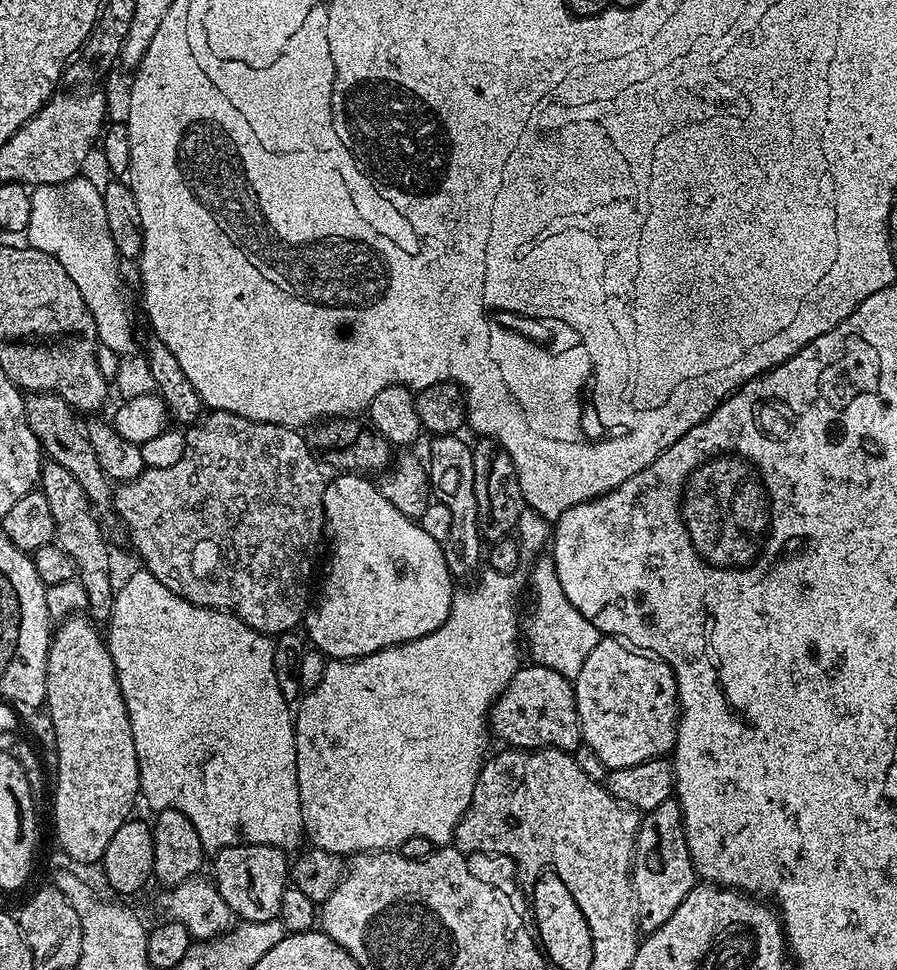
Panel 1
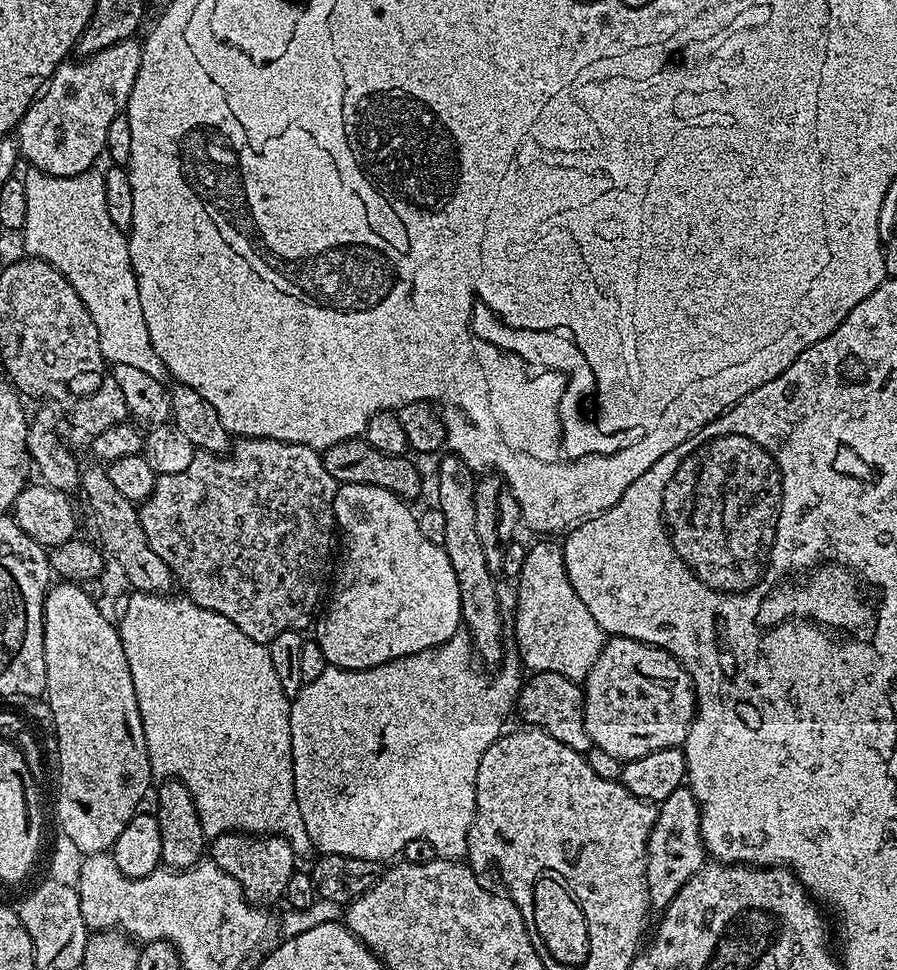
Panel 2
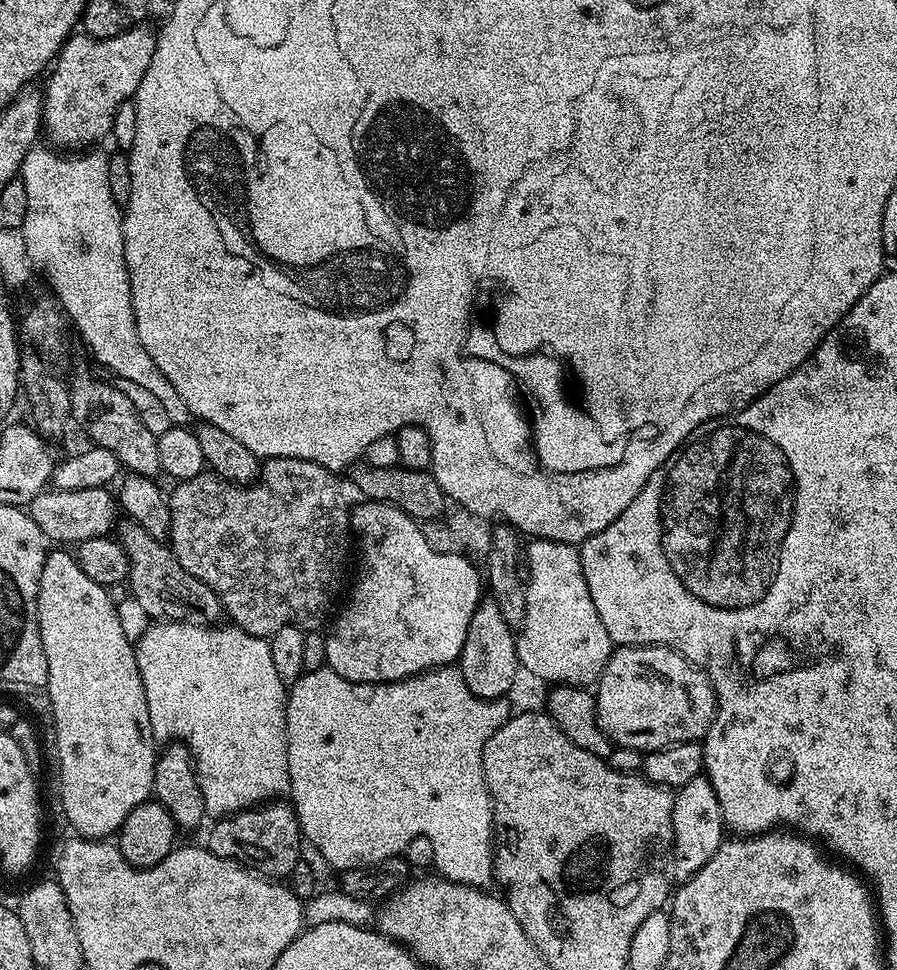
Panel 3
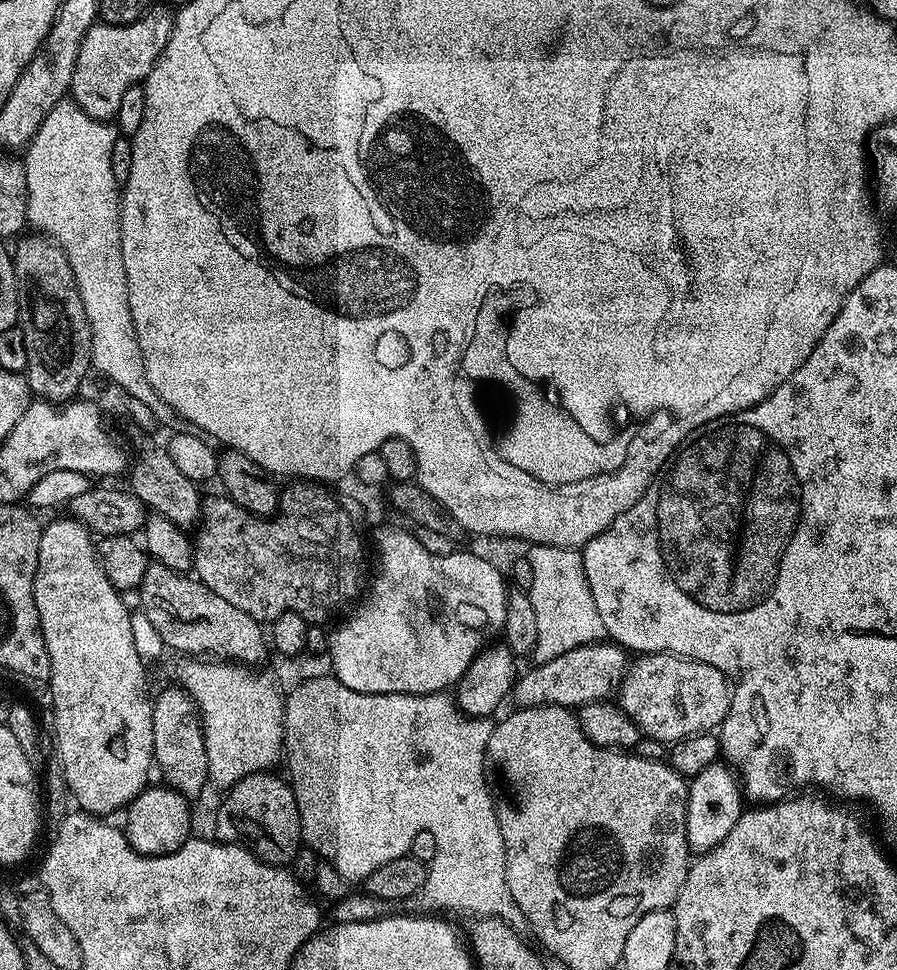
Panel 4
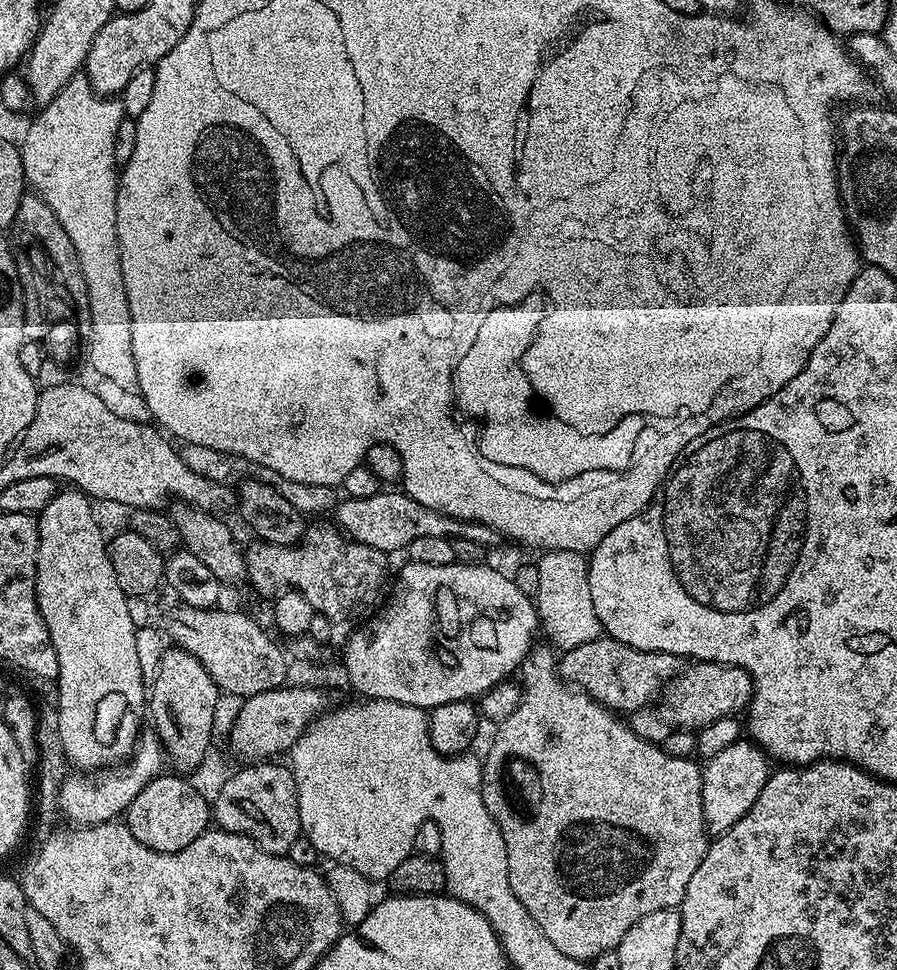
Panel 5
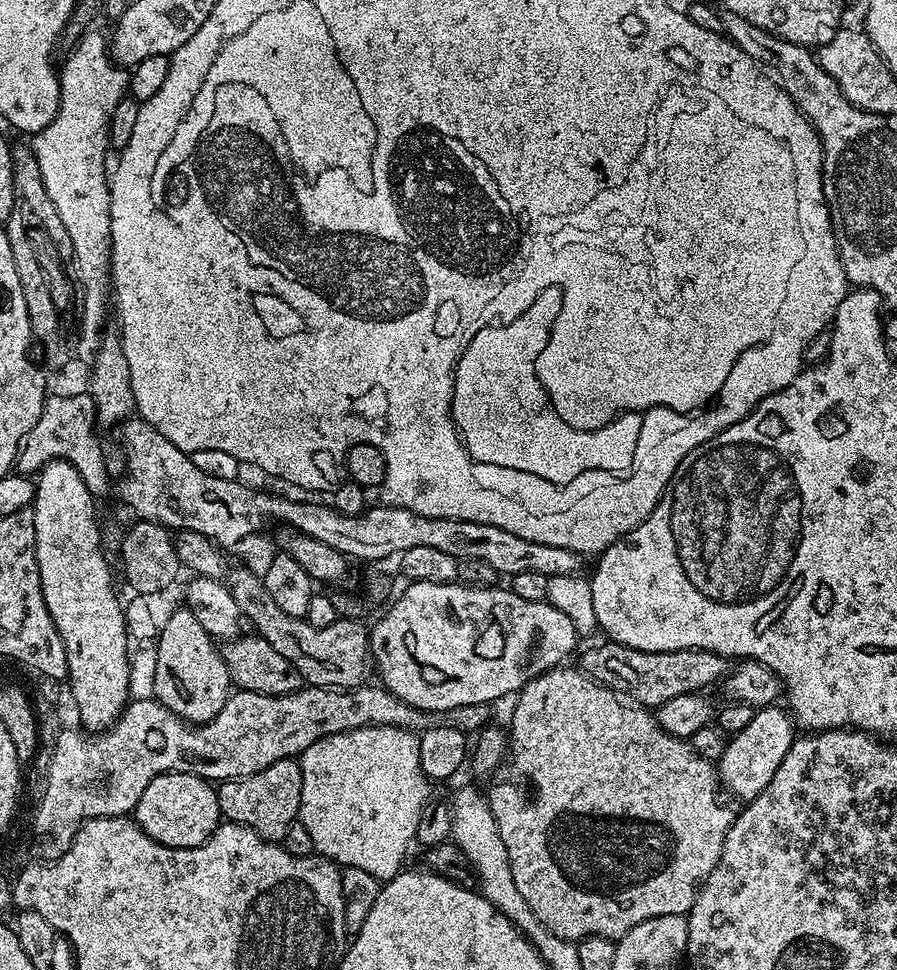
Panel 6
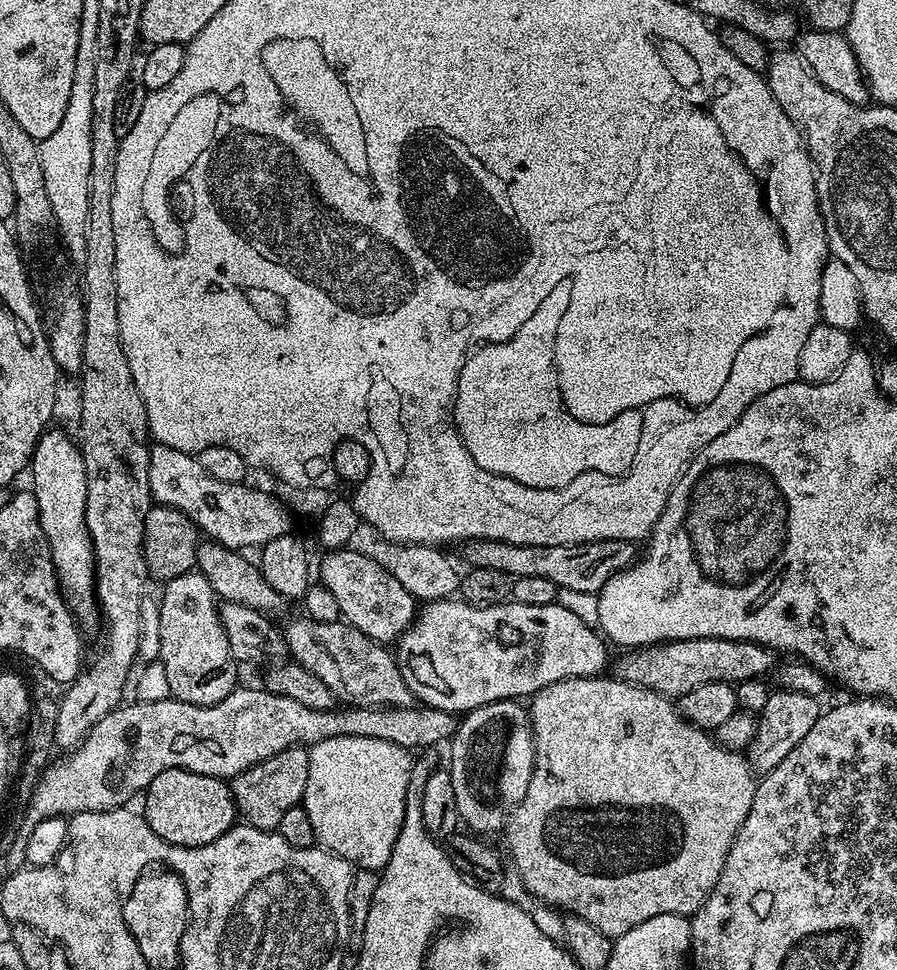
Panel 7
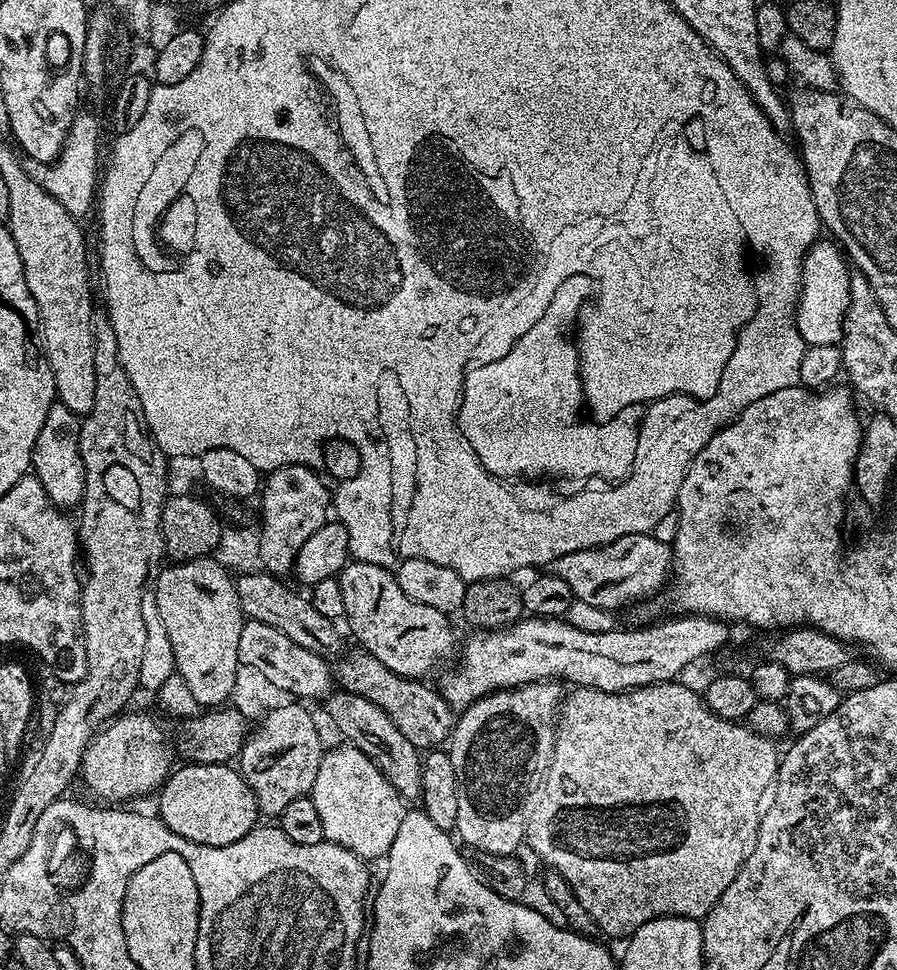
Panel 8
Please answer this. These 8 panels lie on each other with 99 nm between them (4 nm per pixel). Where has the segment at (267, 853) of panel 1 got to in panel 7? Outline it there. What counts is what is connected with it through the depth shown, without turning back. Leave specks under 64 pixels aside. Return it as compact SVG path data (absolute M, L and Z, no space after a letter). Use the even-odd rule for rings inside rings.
M297 746L282 750L274 754L274 758L266 758L266 762L258 762L253 768L231 777L230 787L237 813L255 828L275 830L286 810L297 807L303 801L309 770L308 748Z

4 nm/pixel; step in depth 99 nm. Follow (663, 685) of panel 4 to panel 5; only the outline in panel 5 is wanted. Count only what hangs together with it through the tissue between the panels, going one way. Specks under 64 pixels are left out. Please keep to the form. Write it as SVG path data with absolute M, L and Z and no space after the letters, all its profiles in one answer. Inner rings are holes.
M696 662L691 666L693 668L689 672L688 669L681 671L680 675L667 685L662 696L665 704L663 707L681 729L699 730L710 726L710 722L718 722L718 718L736 716L747 709L752 701L752 679L750 674L746 674L746 670L733 664L711 662Z

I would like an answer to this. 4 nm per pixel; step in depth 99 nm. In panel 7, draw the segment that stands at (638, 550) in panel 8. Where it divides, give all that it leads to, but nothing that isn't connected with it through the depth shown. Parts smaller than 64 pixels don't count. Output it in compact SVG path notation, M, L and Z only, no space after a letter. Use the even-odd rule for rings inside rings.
M474 540L467 545L468 564L473 568L485 568L486 570L502 570L502 574L513 578L547 578L554 582L557 589L582 590L583 592L599 593L614 574L618 574L623 568L629 568L637 559L638 548L631 540L599 540L598 542L586 542L585 544L571 544L570 546L514 546L512 542L498 542L497 540Z

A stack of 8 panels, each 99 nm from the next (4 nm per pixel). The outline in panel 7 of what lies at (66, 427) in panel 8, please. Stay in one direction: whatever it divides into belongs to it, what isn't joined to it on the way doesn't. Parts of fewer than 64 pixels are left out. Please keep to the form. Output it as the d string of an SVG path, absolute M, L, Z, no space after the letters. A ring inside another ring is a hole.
M57 426L49 427L38 438L36 449L32 451L30 473L32 484L30 490L38 502L42 530L46 534L46 542L52 551L52 563L56 565L56 577L60 579L60 593L71 608L81 629L97 627L101 619L99 607L96 603L96 559L92 549L92 539L86 526L86 466L84 456L80 453L79 443L72 440Z

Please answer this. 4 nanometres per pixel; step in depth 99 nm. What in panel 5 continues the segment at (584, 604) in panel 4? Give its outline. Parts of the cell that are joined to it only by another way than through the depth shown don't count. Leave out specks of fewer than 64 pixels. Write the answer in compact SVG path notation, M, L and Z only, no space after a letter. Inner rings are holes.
M574 550L545 551L541 560L535 561L538 570L538 594L534 598L540 628L548 637L547 643L556 650L582 646L582 642L600 639L602 629L598 614L594 614L594 602L590 599L589 557Z

